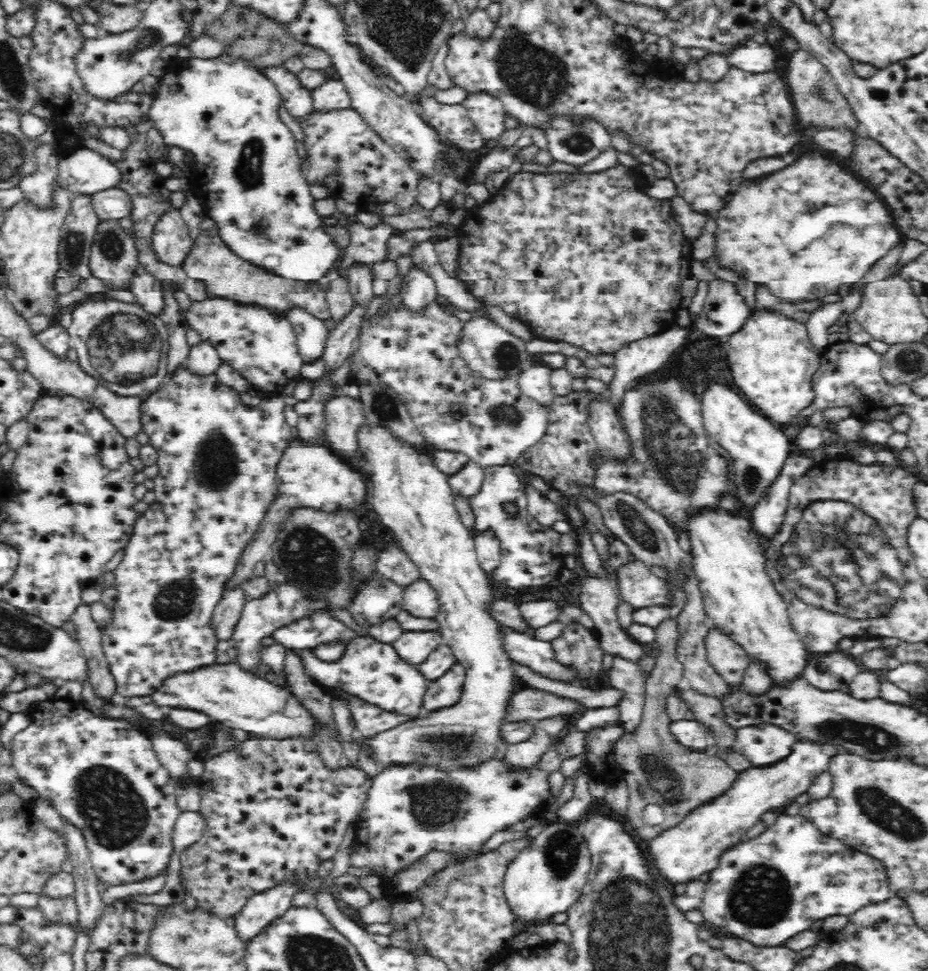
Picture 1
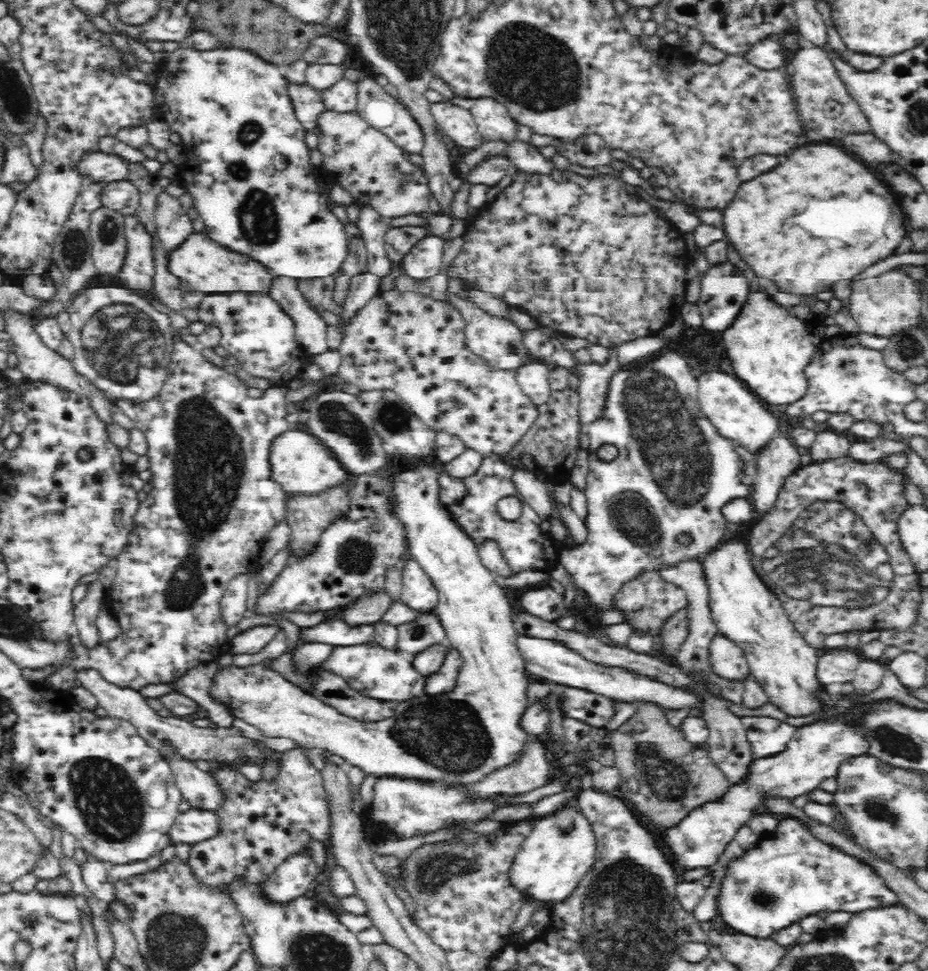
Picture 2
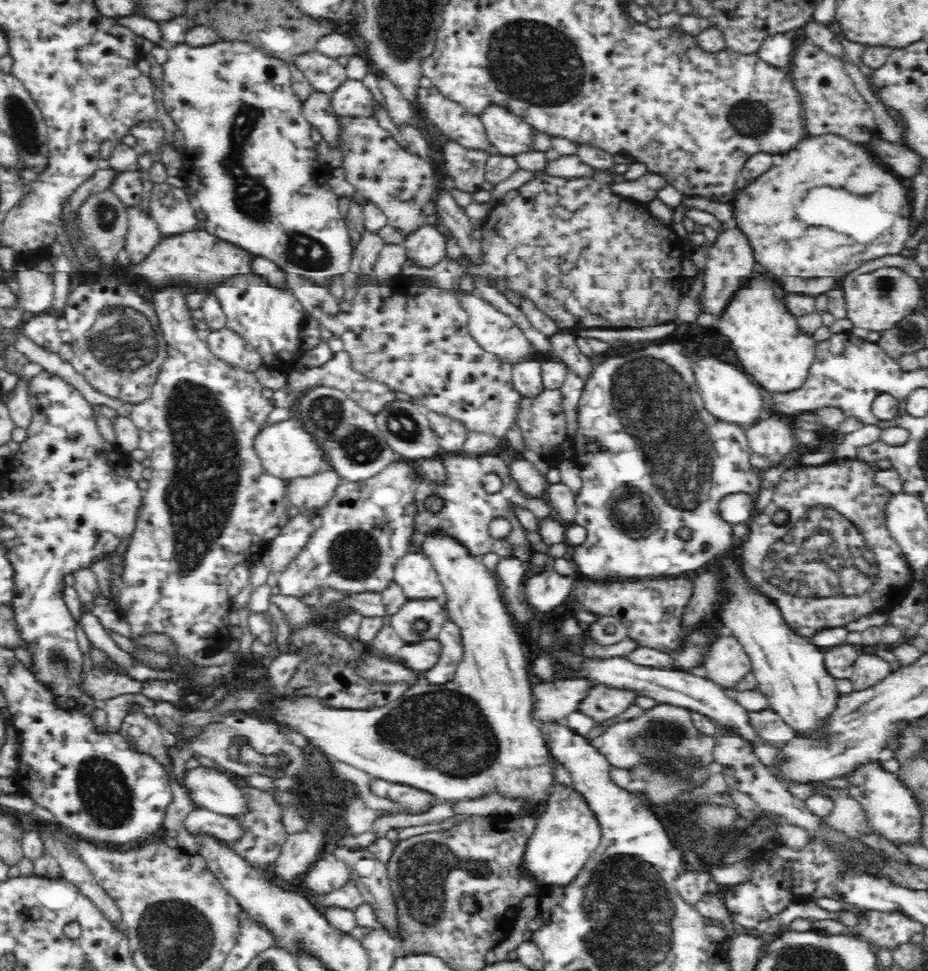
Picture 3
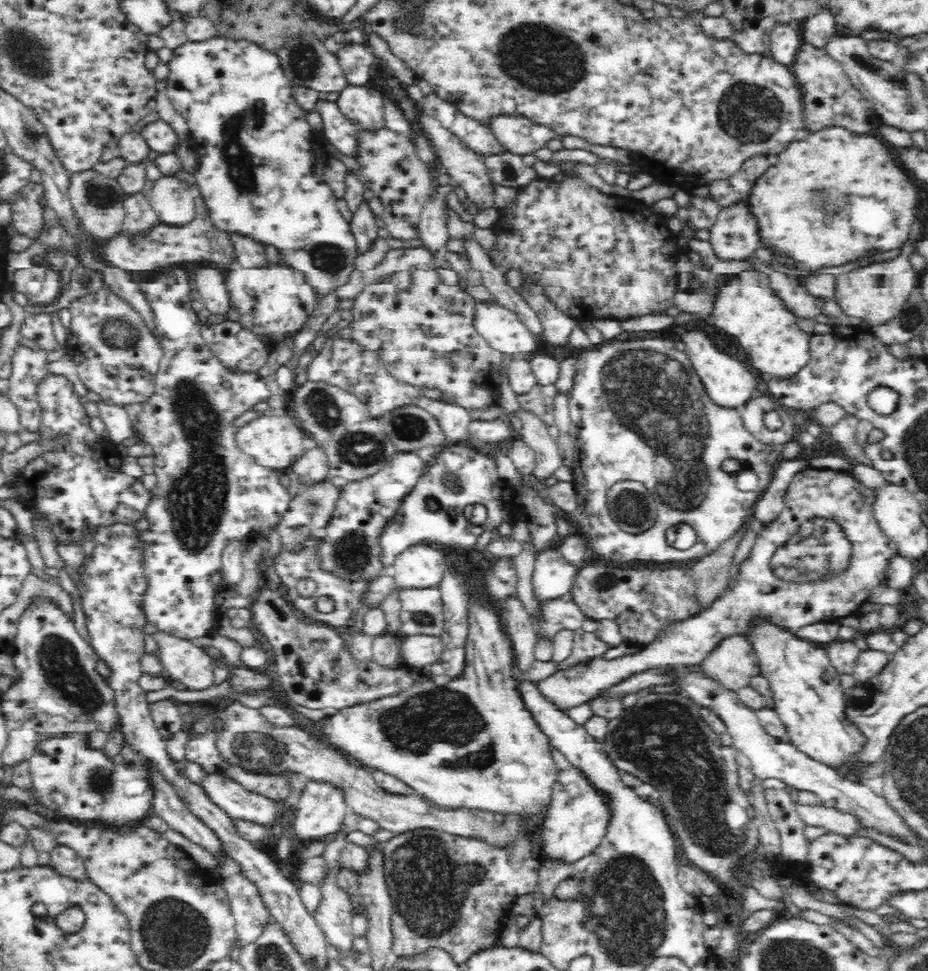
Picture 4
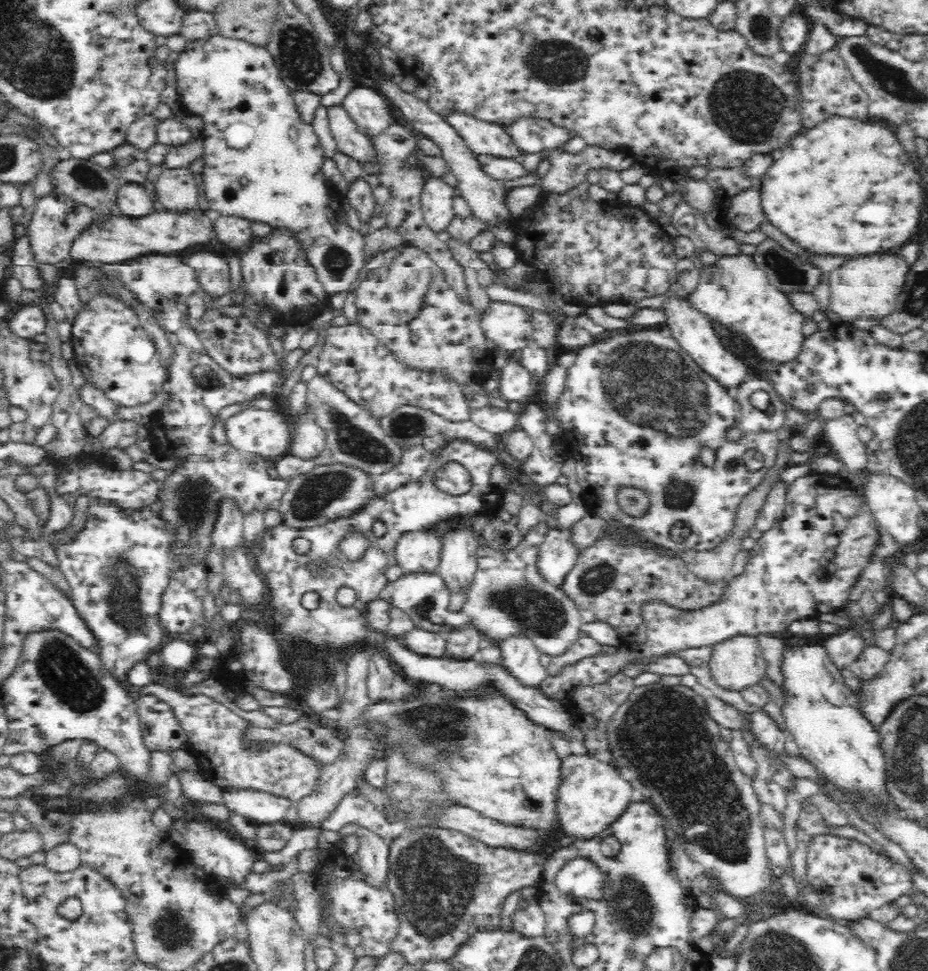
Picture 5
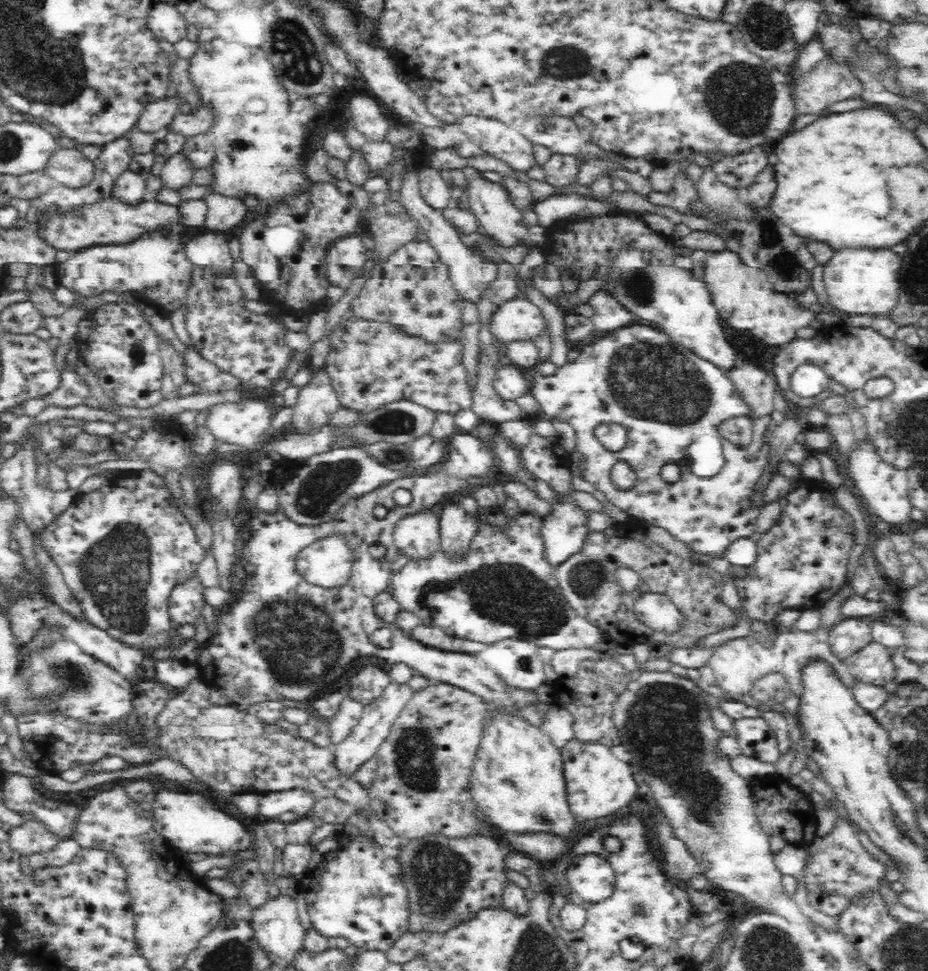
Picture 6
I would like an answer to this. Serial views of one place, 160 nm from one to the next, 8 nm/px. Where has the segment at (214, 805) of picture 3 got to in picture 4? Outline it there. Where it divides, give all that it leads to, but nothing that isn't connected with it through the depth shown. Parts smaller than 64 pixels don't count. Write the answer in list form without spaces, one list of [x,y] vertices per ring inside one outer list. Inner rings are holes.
[[[218,772],[207,774],[201,784],[212,802],[235,821],[250,821],[271,827],[283,813],[282,803],[246,790]]]

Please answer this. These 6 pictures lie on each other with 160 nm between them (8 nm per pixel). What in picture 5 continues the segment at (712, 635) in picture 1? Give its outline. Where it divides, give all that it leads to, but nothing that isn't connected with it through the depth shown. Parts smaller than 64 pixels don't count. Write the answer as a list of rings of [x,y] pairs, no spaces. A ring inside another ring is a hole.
[[[754,635],[732,637],[712,646],[710,672],[714,683],[734,697],[747,687],[764,681],[769,664]]]

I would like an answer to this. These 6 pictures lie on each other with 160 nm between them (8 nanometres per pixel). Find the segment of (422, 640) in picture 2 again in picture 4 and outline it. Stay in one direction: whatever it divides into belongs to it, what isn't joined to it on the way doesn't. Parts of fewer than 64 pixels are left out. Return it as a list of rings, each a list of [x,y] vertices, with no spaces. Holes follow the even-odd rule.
[[[438,586],[398,587],[397,595],[402,606],[399,636],[411,634],[441,636],[444,617]]]

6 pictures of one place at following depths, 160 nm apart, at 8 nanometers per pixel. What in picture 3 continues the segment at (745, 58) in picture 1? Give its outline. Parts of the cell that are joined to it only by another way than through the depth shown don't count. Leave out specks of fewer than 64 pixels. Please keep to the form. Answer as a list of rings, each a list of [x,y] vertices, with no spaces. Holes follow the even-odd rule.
[[[790,32],[773,34],[756,53],[770,65],[788,69],[795,54],[796,35]]]

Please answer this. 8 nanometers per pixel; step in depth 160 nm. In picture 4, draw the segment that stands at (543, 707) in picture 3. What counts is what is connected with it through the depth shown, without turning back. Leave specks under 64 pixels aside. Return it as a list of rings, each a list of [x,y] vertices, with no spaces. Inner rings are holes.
[[[807,468],[801,471],[794,476],[786,490],[785,506],[780,516],[760,530],[748,558],[728,578],[727,589],[704,610],[688,618],[666,623],[657,630],[652,642],[638,646],[635,653],[626,653],[614,660],[606,660],[601,656],[592,658],[586,664],[582,662],[567,670],[550,674],[537,683],[537,688],[550,703],[566,711],[587,703],[648,668],[683,669],[686,666],[700,665],[719,642],[732,635],[746,635],[758,622],[767,622],[786,632],[795,633],[805,624],[835,622],[839,617],[856,615],[860,606],[868,600],[868,594],[885,582],[887,560],[898,551],[873,515],[874,497],[875,489],[864,486],[843,470],[836,472]]]

